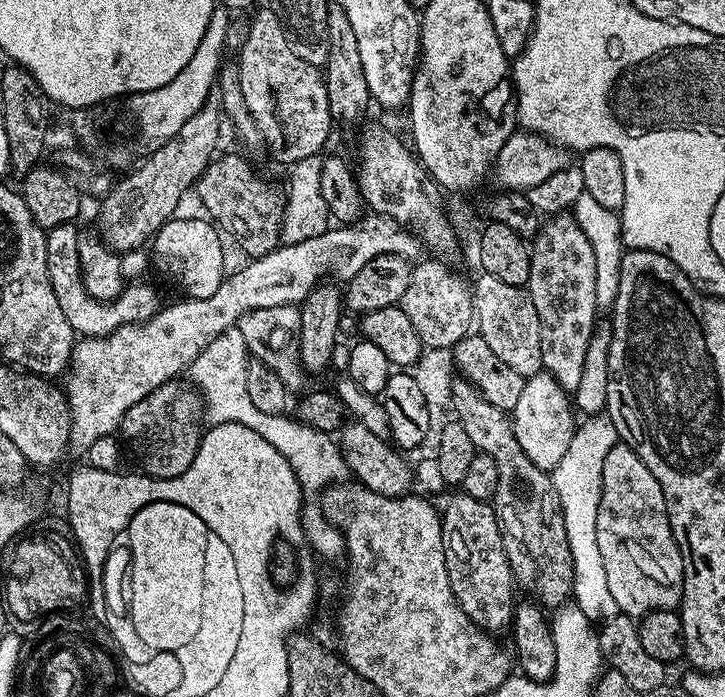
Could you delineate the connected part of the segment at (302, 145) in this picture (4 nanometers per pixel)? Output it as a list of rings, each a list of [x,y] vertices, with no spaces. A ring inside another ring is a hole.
[[[258,8],[251,13],[252,20],[247,21],[248,33],[238,50],[240,85],[246,106],[264,135],[264,144],[272,147],[273,154],[280,156],[285,166],[291,166],[325,151],[324,143],[334,129],[328,91],[323,71],[310,66],[310,62],[302,62],[290,50],[290,42],[286,42],[286,34],[271,8]]]

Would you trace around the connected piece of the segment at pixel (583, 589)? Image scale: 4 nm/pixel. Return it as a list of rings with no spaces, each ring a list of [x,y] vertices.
[[[608,415],[587,417],[570,438],[570,446],[566,446],[562,462],[558,462],[558,466],[550,472],[554,490],[558,494],[566,526],[566,542],[572,559],[574,582],[571,599],[576,608],[582,610],[582,614],[586,614],[586,618],[593,622],[603,622],[621,615],[618,602],[614,602],[614,594],[610,594],[610,586],[606,586],[606,566],[602,566],[602,554],[598,550],[596,533],[598,502],[602,494],[602,462],[606,462],[606,454],[610,454],[617,442],[616,427]]]

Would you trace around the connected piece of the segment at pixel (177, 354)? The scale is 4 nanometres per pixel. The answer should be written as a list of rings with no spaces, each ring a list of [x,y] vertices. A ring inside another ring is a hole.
[[[375,214],[365,215],[351,226],[332,226],[328,231],[318,237],[308,238],[297,244],[277,246],[273,252],[265,256],[257,256],[247,261],[245,268],[240,268],[236,273],[229,275],[218,286],[210,298],[180,298],[177,304],[165,303],[160,311],[152,315],[149,320],[139,324],[127,324],[114,330],[109,336],[85,336],[75,341],[72,349],[72,362],[66,369],[68,386],[66,395],[69,404],[69,414],[72,419],[72,429],[69,432],[71,447],[86,450],[98,438],[115,433],[119,429],[122,418],[134,402],[142,402],[146,394],[158,390],[158,386],[177,379],[181,374],[187,373],[192,367],[194,358],[218,338],[227,328],[235,328],[240,319],[255,308],[269,308],[283,304],[299,305],[314,290],[317,284],[324,281],[347,282],[370,262],[370,258],[378,258],[382,254],[394,254],[405,258],[419,257],[422,244],[413,233],[405,230],[398,222],[389,216]]]

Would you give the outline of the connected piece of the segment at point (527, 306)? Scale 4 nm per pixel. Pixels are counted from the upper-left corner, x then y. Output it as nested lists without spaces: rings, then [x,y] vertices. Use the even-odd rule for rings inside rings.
[[[481,271],[479,275],[476,284],[474,280],[471,285],[474,324],[478,335],[490,345],[494,354],[498,354],[498,358],[502,358],[502,362],[506,362],[506,366],[510,366],[510,370],[518,370],[518,374],[526,378],[537,376],[544,367],[542,334],[538,310],[534,310],[527,287],[510,286],[486,271]]]

